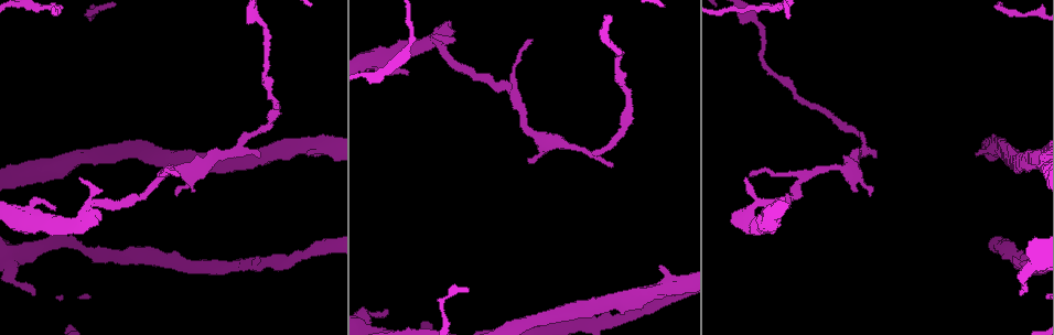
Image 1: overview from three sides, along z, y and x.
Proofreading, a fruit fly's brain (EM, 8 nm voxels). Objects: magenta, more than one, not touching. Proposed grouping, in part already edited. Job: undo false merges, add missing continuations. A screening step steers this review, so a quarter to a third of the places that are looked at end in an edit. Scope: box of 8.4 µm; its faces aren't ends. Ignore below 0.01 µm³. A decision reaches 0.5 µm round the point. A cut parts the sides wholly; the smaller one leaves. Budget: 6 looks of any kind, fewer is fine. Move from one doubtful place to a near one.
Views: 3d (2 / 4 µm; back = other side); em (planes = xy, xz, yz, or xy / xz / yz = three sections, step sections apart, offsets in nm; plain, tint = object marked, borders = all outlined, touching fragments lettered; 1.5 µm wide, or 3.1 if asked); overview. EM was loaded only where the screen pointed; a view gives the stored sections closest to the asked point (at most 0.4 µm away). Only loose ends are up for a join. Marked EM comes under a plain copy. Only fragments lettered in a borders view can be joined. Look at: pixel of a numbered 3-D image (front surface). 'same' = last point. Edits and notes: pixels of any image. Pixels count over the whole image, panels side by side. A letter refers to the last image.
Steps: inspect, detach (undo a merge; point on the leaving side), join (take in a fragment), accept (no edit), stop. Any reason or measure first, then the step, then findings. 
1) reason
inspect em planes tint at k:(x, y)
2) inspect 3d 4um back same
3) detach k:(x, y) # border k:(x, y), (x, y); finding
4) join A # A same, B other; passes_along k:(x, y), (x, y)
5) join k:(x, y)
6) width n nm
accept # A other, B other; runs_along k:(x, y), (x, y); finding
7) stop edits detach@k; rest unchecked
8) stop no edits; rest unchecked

tapers out
inspect 3d 4um at 1:(530, 42)

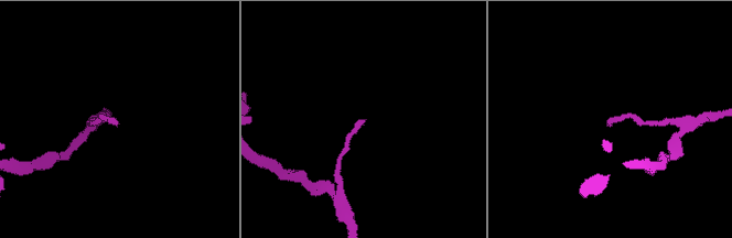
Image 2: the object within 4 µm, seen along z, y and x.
inspect em yz step 8 tint at 2:(363, 122)

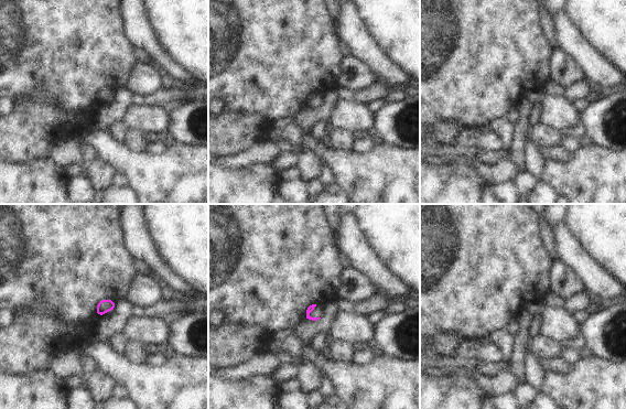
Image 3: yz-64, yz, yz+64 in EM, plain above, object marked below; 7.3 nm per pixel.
cut it another way
inspect em planes borders same

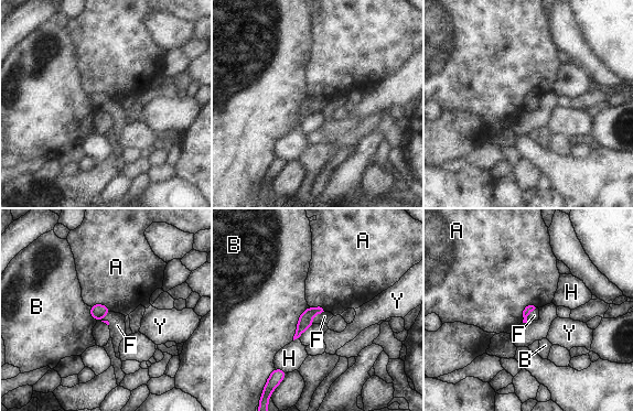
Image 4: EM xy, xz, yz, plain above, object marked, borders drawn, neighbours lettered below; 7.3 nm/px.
join F # A other, B other, F same, H other, Y other; passes_along 4:(97, 311), (100, 317), (117, 325); the neuron continues

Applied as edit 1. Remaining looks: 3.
free end
inspect 3d 2um at 1:(739, 215)

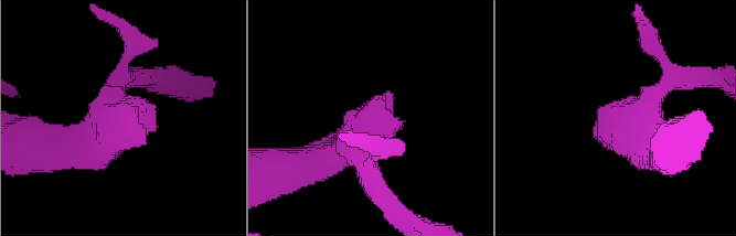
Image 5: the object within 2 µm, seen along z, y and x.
shape alone is not enough
inspect em xz step 4 tint at 5:(623, 109)

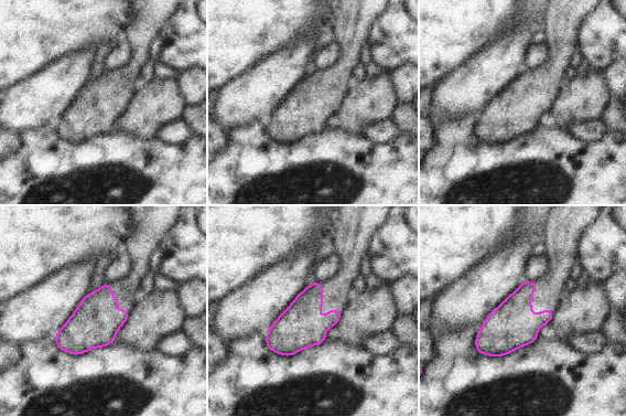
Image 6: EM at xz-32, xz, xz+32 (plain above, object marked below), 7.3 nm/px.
inspect em xy step 8 borders same

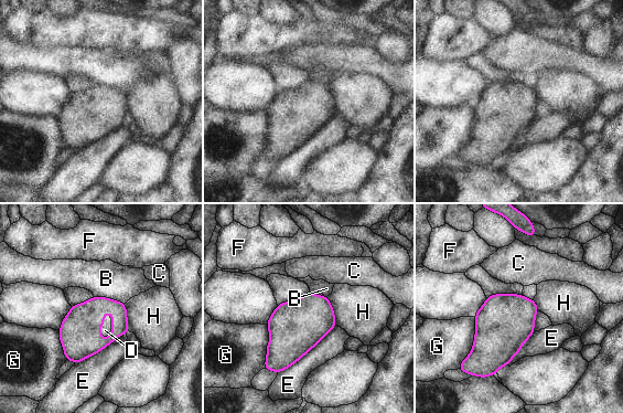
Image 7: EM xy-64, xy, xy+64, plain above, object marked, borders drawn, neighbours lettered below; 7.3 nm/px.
longest_contact E 550 nm
join D # B other, C other, D same, E other, F other, G other, H other; passes_along 7:(79, 331), (113, 327), (105, 330); it goes on there

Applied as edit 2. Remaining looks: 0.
stop edits join@4, join@7; rest unchecked

